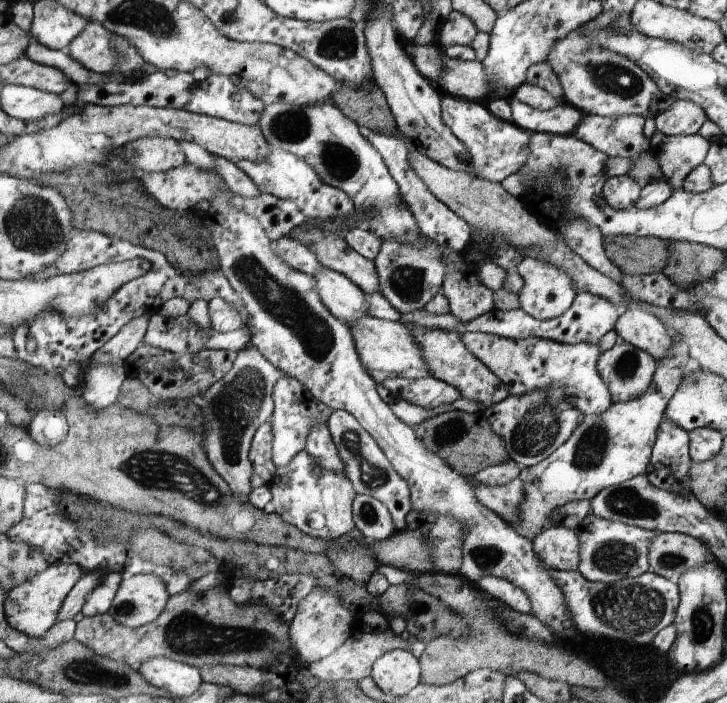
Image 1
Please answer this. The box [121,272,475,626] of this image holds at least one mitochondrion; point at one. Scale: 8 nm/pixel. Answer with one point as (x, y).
(238, 403)

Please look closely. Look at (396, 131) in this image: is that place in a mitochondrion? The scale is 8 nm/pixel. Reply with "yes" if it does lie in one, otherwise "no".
no

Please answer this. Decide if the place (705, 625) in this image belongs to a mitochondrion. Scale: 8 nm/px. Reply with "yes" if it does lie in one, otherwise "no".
yes

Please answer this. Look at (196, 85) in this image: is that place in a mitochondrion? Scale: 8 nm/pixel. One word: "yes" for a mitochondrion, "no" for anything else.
no

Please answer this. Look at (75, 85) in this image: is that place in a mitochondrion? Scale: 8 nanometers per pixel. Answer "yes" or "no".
no

